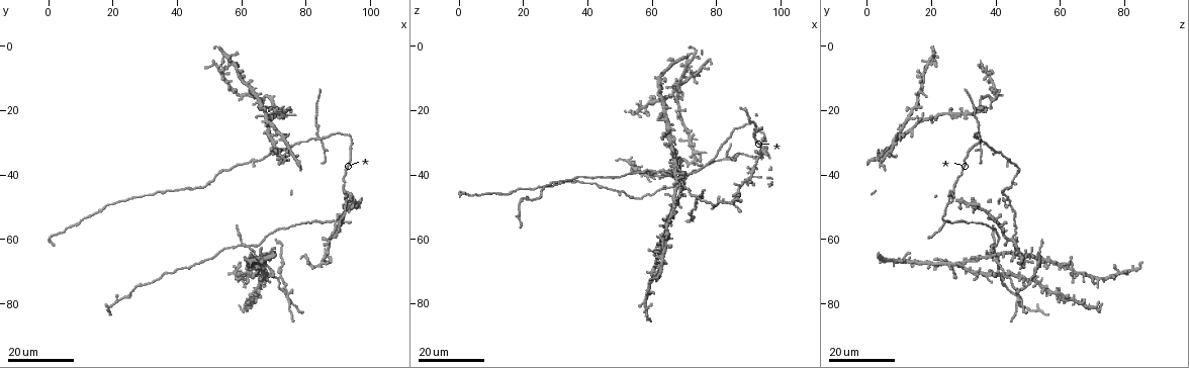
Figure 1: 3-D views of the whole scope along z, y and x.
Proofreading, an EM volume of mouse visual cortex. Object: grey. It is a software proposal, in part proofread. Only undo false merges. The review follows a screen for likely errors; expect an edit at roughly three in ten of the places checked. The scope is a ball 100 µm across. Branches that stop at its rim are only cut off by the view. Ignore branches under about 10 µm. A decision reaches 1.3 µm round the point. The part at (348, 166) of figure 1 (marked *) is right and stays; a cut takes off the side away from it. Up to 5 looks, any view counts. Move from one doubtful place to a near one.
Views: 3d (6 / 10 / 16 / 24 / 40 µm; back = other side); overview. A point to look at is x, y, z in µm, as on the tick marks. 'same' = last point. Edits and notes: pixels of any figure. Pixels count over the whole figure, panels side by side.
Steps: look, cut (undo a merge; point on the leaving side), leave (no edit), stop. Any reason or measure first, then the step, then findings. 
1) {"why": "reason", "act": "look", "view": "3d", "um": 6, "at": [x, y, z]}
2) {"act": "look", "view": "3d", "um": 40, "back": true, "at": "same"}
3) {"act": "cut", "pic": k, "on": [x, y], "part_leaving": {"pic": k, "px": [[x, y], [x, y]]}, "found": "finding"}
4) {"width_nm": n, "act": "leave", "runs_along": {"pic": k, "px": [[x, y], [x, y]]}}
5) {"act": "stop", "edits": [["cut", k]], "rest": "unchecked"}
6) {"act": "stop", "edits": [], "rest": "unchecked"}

{"why": "arms part here", "act": "look", "view": "3d", "um": 16, "at": [62.0, 62.5, 39.5]}

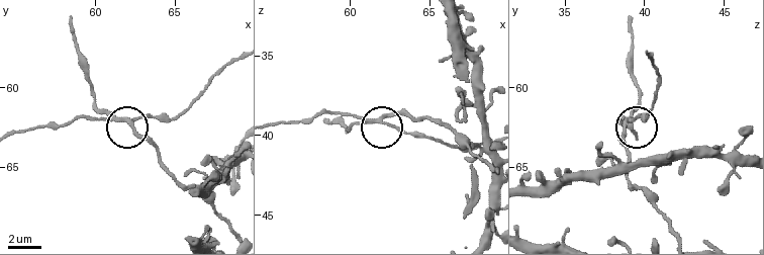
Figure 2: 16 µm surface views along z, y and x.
{"act": "look", "view": "3d", "um": 6, "at": [61.8, 62.1, 38.9]}

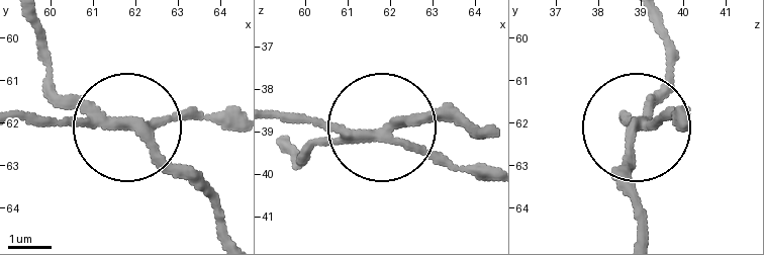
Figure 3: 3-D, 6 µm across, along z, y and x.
{"act": "cut", "pic": 3, "on": [55, 96], "part_leaving": {"pic": 3, "px": [[115, 120], [198, 186], [220, 230]]}, "found": "two cells meet here"}

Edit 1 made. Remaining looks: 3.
{"why": "redraw", "act": "look", "view": "overview"}

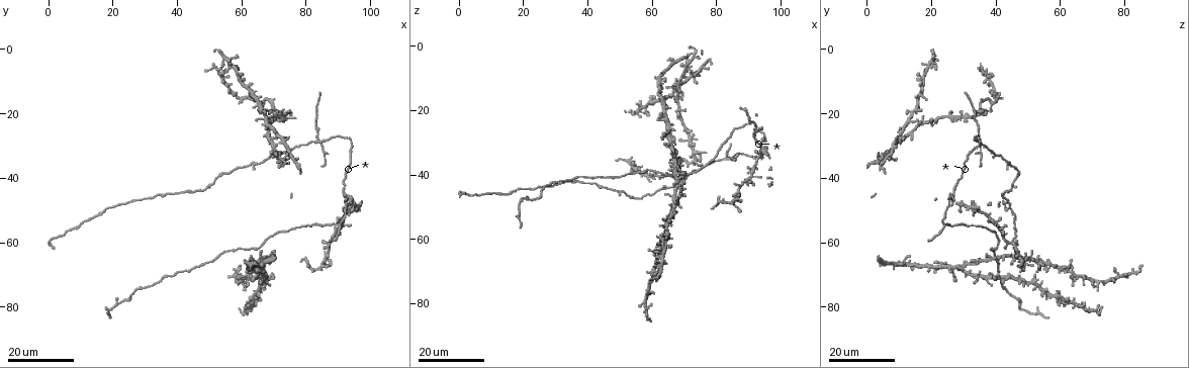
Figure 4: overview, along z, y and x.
{"why": "two arms at a narrow angle", "act": "look", "view": "3d", "um": 16, "at": [67.5, 22.0, 13.0]}

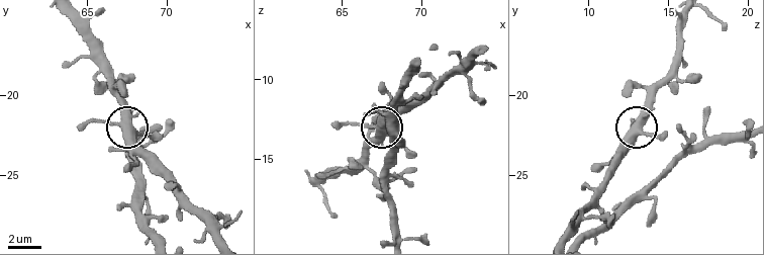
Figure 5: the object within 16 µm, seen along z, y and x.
{"why": "closer look", "act": "look", "view": "3d", "um": 10, "at": [67.4, 22.0, 12.7]}

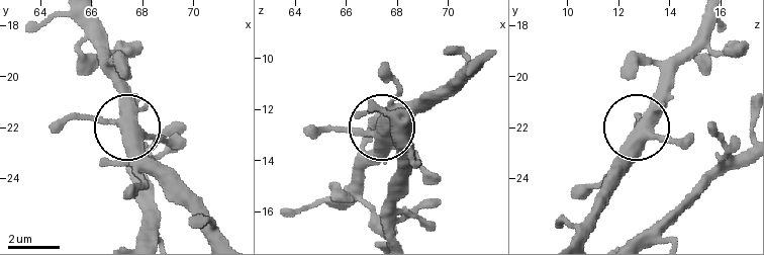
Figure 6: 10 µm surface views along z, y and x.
{"act": "leave", "found": "continuous, no second cell"}

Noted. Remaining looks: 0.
{"act": "stop", "edits": [["cut", 3]], "rest": "unchecked"}

